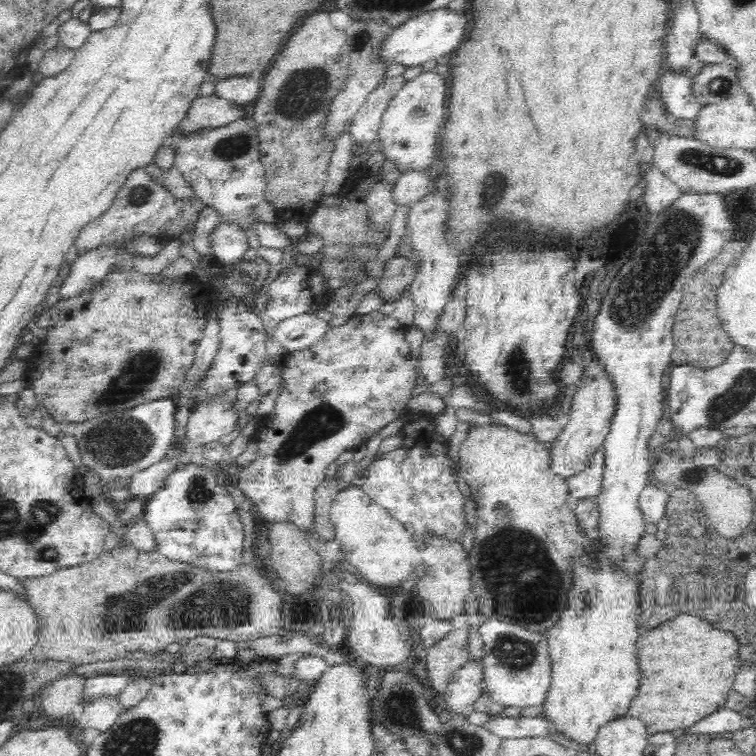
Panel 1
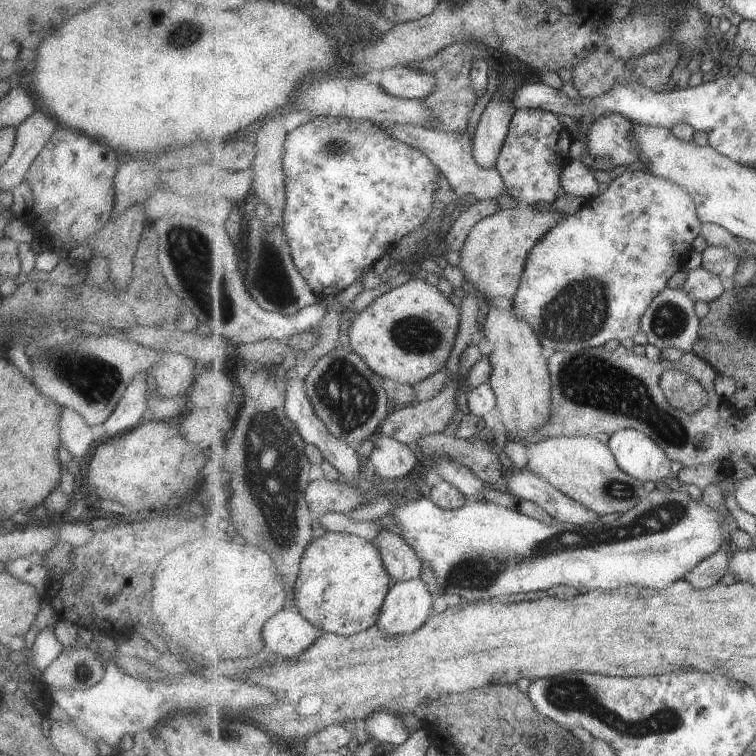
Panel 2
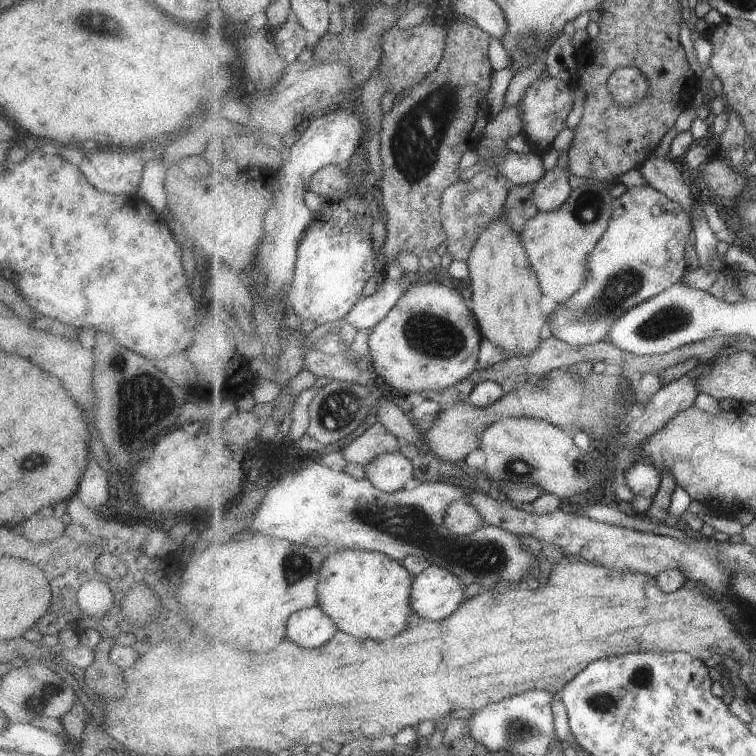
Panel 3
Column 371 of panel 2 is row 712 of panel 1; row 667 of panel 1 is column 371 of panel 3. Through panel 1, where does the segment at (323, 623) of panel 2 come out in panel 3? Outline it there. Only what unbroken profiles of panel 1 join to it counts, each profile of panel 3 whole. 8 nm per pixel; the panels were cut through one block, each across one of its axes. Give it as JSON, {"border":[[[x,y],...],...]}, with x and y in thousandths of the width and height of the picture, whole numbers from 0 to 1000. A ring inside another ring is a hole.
{"border":[[[448,728],[431,735],[425,746],[422,759],[421,800],[427,804],[435,817],[440,817],[443,828],[451,836],[470,839],[472,844],[515,847],[538,833],[541,820],[549,811],[544,802],[548,761],[533,749],[532,743],[511,733],[487,728]]]}

